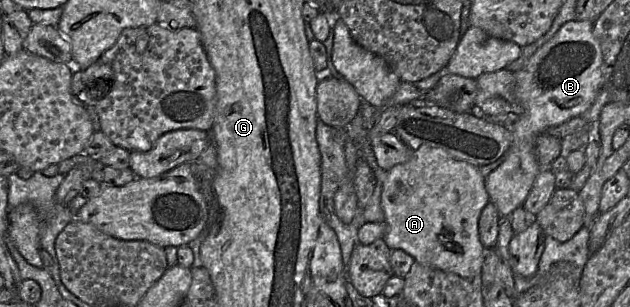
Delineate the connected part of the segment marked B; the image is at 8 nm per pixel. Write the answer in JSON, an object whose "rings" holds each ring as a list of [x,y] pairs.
{"rings":[[[594,20],[566,22],[549,41],[529,58],[522,69],[514,72],[515,94],[522,107],[522,112],[511,125],[513,140],[509,150],[504,154],[504,161],[485,178],[485,187],[490,201],[496,205],[502,216],[510,216],[516,208],[524,204],[534,180],[541,170],[535,154],[538,136],[569,119],[580,117],[593,104],[603,88],[603,55],[593,29]]]}

